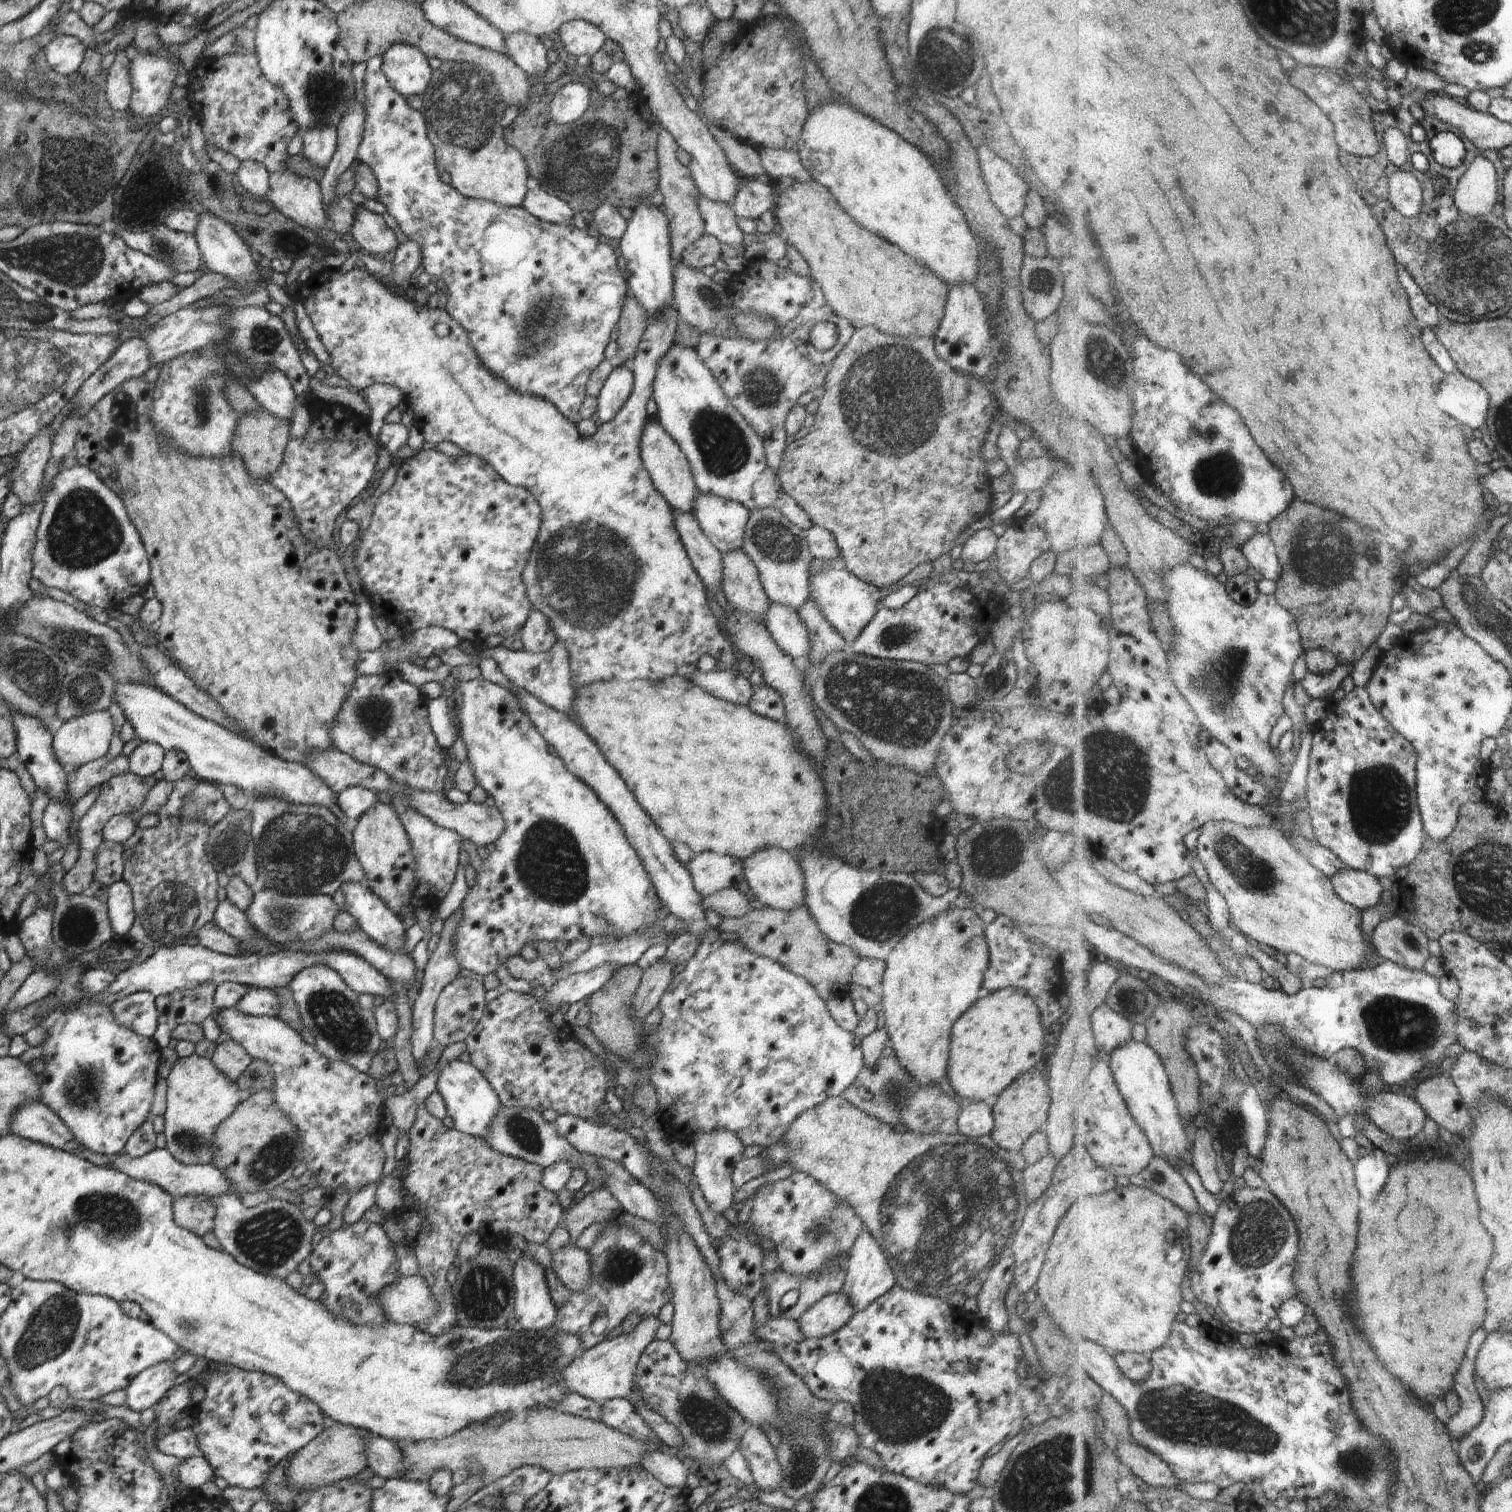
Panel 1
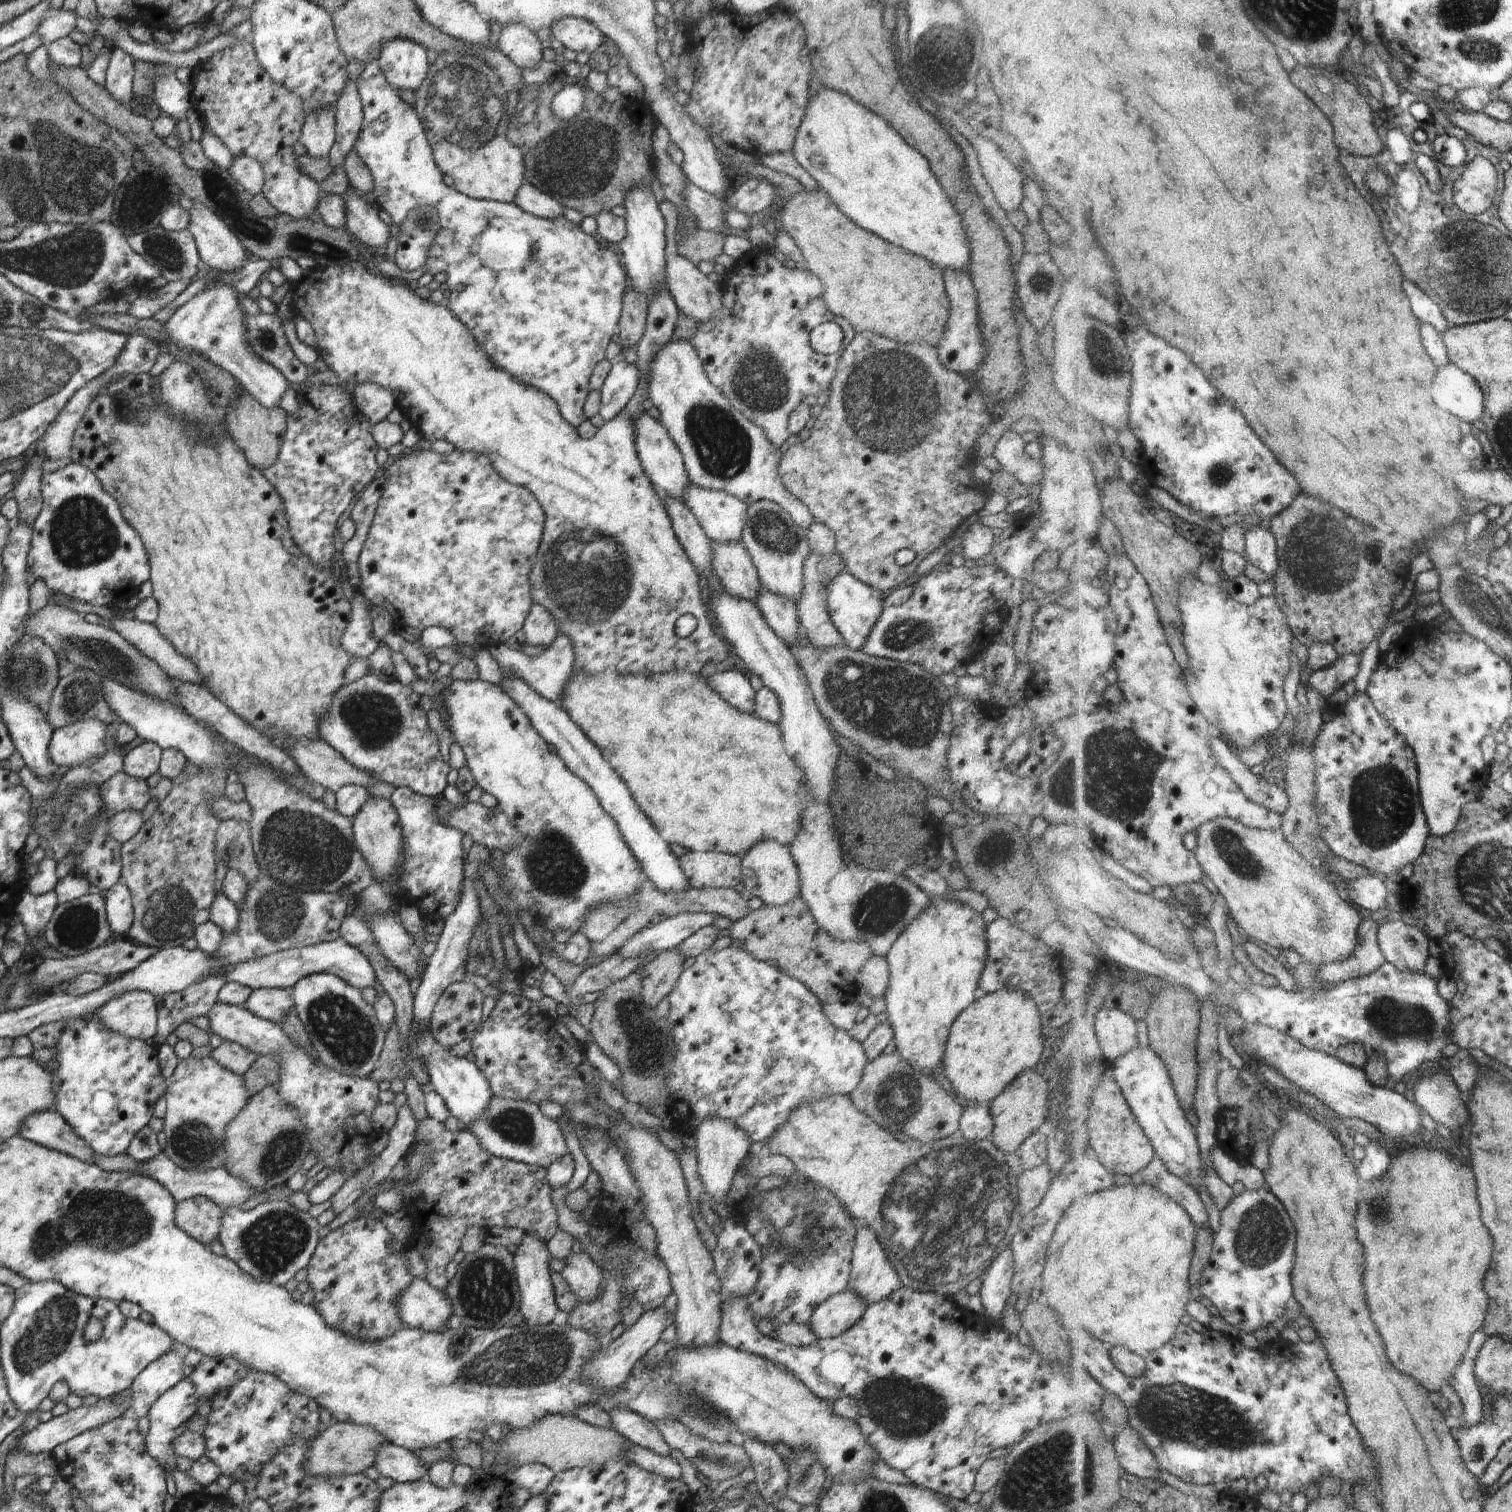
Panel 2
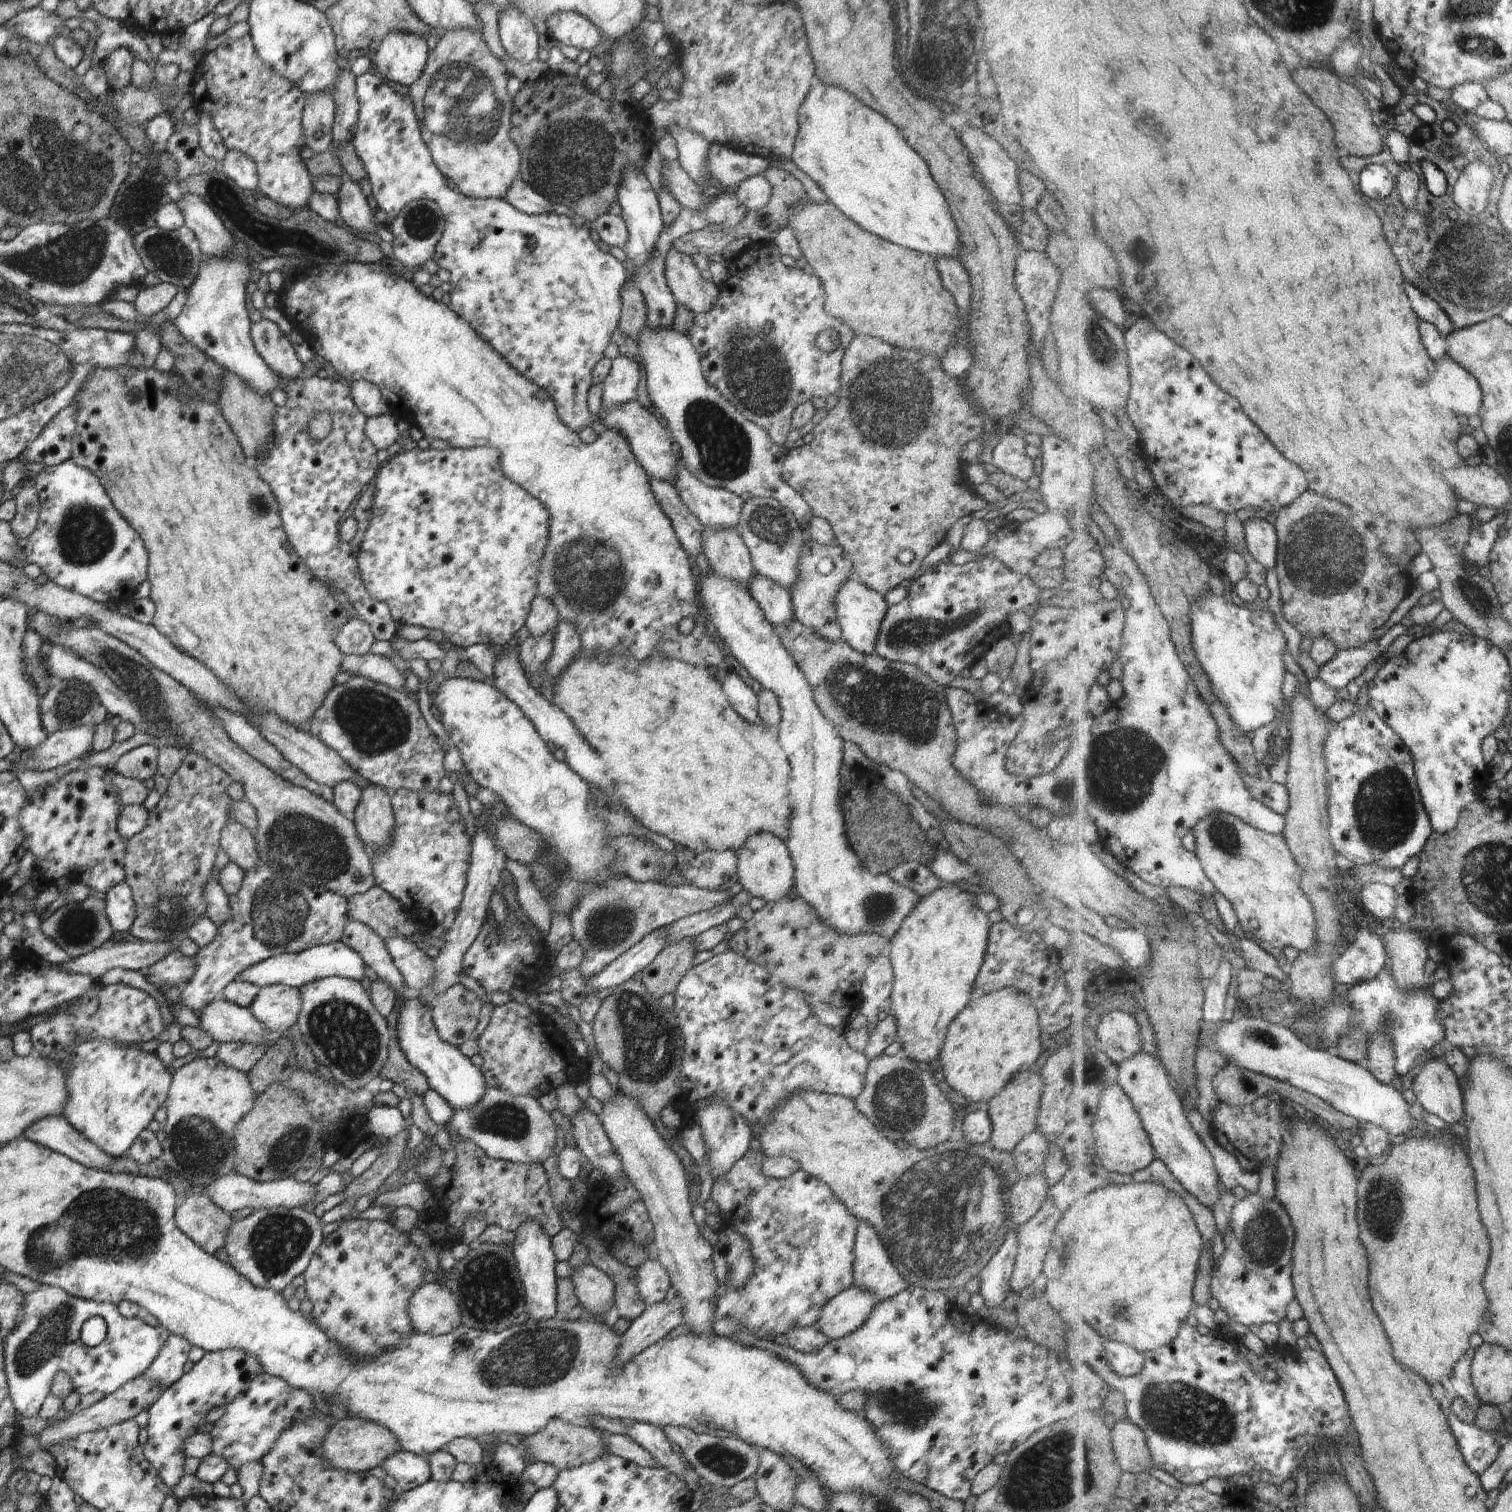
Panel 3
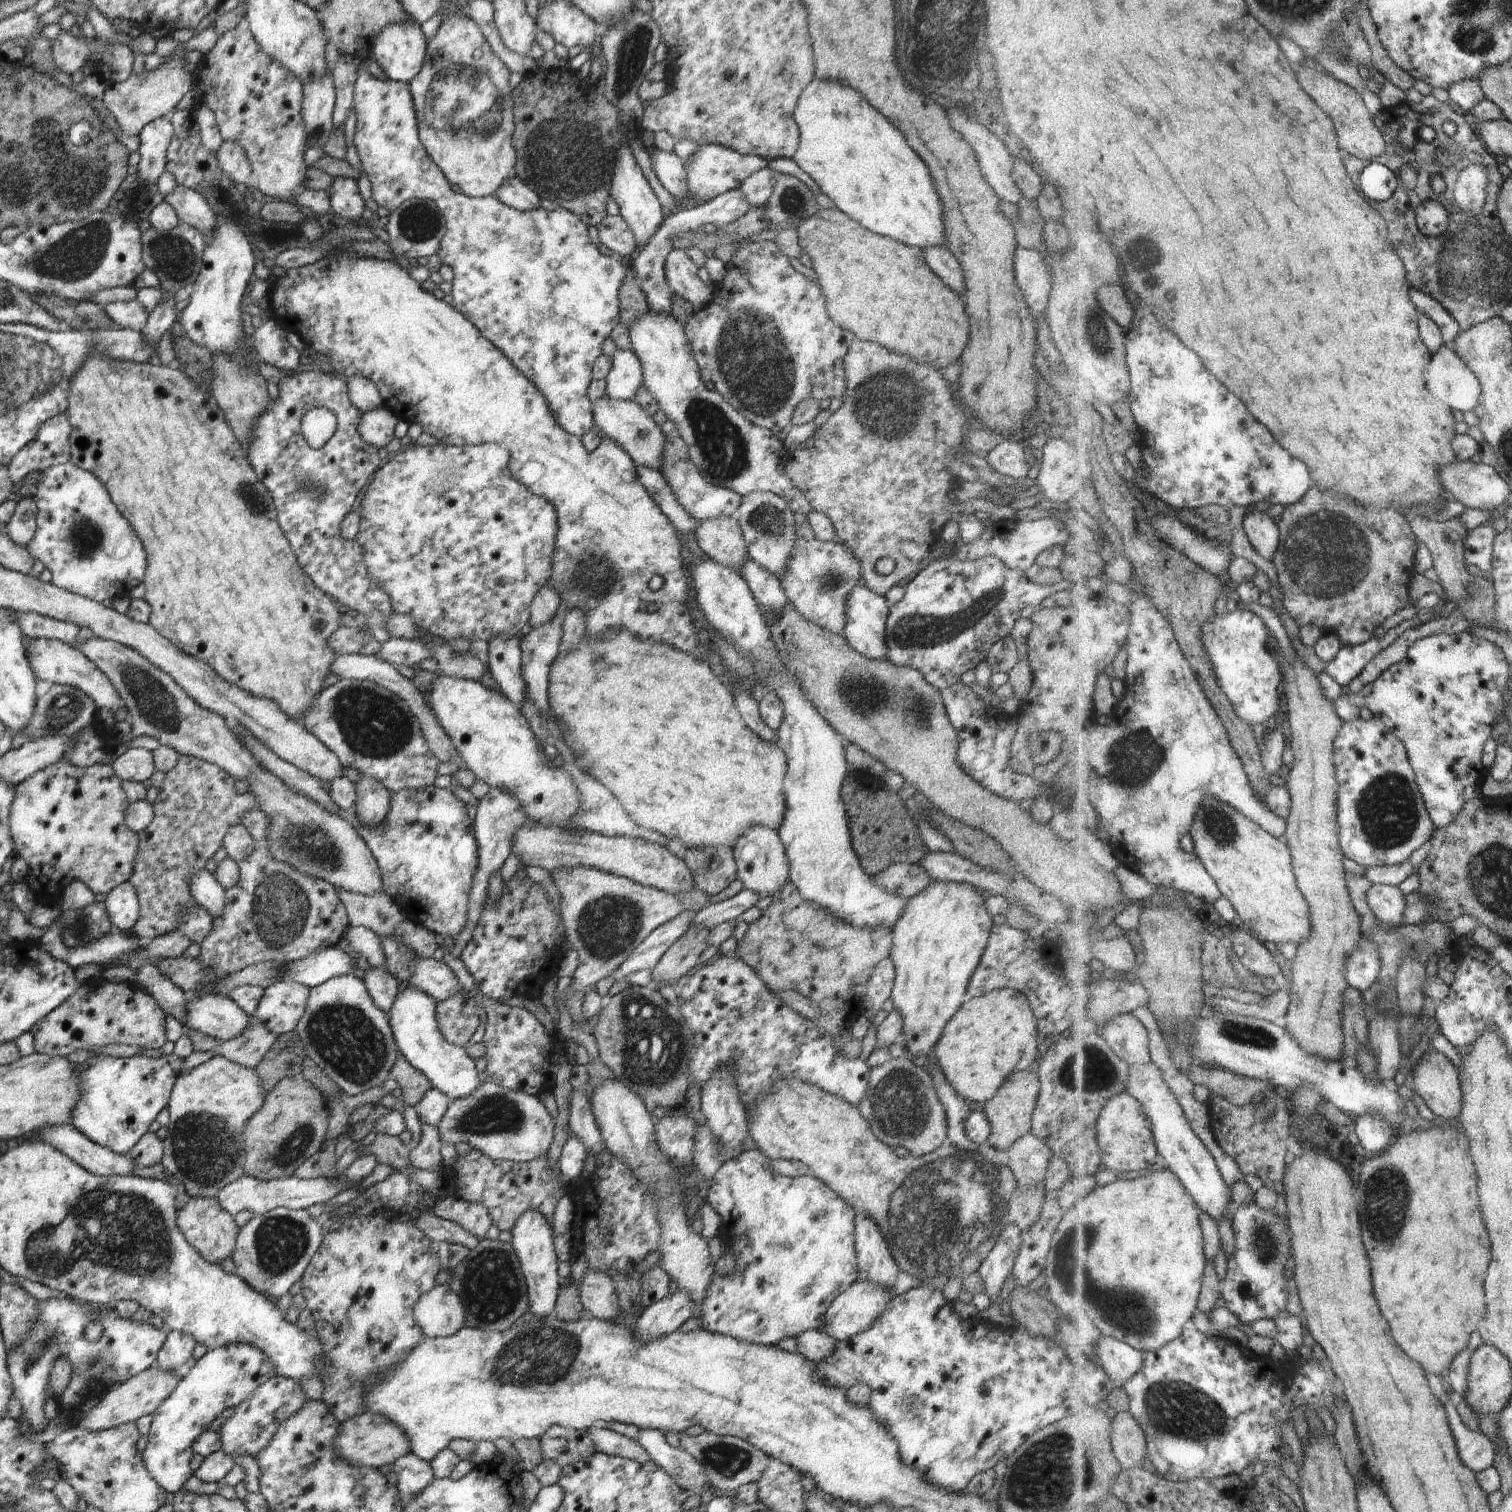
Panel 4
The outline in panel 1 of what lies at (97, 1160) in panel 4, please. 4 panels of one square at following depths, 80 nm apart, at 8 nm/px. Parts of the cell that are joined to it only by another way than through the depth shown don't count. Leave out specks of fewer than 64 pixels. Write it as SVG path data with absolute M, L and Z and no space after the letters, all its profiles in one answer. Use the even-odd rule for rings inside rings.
M25 1103L13 1114L12 1134L72 1154L81 1144L64 1121L44 1103Z

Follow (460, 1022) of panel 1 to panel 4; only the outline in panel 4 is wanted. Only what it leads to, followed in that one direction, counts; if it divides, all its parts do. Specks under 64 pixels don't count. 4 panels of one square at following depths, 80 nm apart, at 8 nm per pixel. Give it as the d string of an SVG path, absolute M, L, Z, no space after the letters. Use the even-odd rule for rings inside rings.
M463 990L445 1001L437 1002L436 1020L439 1031L450 1044L466 1048L472 1034L480 1026L473 995Z

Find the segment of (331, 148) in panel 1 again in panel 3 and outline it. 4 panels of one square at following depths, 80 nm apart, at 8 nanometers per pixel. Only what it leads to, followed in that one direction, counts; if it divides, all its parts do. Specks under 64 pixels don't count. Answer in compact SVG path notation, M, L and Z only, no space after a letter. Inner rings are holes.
M326 91L306 94L301 125L305 134L305 146L316 153L330 150L333 141L335 104Z

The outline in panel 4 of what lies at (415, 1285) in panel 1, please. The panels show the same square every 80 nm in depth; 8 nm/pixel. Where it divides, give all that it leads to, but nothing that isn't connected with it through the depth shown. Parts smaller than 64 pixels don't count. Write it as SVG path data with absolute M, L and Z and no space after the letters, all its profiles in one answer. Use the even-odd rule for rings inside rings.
M436 1285L420 1295L413 1313L426 1337L446 1338L467 1324L463 1303L448 1285Z

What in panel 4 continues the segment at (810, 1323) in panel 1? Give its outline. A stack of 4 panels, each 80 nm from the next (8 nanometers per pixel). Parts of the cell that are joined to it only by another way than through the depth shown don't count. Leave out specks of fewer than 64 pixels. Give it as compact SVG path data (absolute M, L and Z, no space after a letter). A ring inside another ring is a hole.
M858 1280L844 1292L836 1295L826 1311L824 1324L820 1330L836 1341L843 1341L853 1335L863 1333L876 1322L876 1319L887 1309L889 1302L895 1296L883 1286L870 1281Z

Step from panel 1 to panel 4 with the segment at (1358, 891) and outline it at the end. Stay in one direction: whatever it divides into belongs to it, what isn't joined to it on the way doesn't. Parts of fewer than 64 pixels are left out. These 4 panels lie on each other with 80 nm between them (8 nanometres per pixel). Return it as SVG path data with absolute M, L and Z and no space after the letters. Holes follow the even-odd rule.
M1375 884L1369 892L1369 901L1382 922L1402 926L1408 899L1398 886Z

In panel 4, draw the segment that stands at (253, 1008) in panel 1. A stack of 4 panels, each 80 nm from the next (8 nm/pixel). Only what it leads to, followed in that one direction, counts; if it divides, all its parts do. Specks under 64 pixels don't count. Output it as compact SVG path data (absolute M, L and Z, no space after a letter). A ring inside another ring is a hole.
M278 981L264 989L254 1011L254 1020L260 1021L276 1036L294 1031L307 1007L308 986L296 981Z

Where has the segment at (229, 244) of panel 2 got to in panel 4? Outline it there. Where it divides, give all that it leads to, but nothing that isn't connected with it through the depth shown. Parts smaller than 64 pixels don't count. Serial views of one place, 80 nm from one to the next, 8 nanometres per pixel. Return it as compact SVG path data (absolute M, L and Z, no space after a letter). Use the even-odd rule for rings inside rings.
M177 184L172 192L165 194L164 202L172 205L181 222L197 228L206 240L209 239L216 216L208 201L198 191Z

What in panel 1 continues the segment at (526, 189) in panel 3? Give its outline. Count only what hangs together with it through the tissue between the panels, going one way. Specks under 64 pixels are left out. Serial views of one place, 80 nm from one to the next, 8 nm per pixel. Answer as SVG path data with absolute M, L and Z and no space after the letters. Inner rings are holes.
M540 187L528 189L521 206L540 220L552 224L573 224L575 213L562 199L552 196Z

